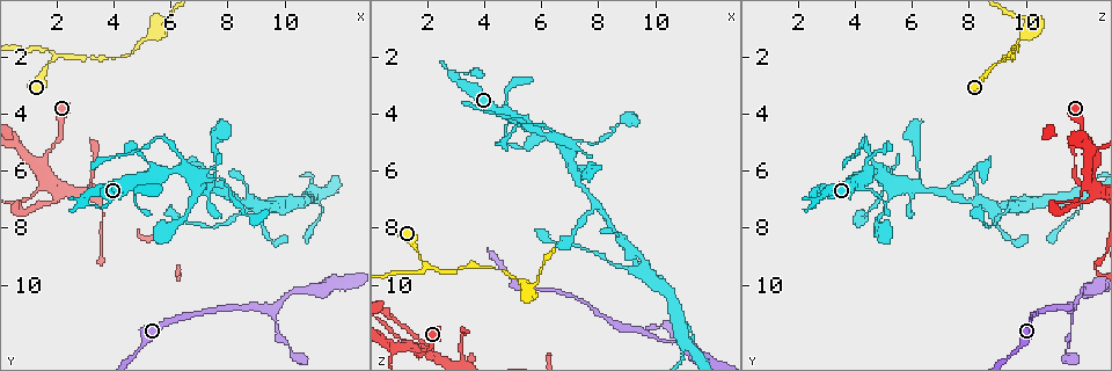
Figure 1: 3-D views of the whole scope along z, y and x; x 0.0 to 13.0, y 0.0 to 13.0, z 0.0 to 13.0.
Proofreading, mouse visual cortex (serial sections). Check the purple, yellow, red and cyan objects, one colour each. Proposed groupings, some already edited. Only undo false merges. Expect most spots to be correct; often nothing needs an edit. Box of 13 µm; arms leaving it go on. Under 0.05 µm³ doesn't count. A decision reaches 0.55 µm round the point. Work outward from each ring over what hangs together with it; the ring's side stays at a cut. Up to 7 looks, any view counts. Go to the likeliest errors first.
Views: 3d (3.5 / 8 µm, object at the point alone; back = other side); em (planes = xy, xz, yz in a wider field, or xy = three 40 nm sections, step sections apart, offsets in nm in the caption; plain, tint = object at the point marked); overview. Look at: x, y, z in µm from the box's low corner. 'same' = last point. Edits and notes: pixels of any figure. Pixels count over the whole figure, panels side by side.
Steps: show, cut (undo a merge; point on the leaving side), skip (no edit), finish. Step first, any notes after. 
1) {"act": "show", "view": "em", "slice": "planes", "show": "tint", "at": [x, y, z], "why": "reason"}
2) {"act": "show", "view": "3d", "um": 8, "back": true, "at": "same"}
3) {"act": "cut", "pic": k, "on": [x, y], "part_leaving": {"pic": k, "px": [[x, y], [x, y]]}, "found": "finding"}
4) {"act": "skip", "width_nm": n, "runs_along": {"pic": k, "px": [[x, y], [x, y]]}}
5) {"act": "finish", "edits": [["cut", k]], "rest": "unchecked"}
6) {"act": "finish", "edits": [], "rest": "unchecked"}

{"act": "show", "view": "3d", "um": 8, "at": [6.5, 6.0, 4.8]}

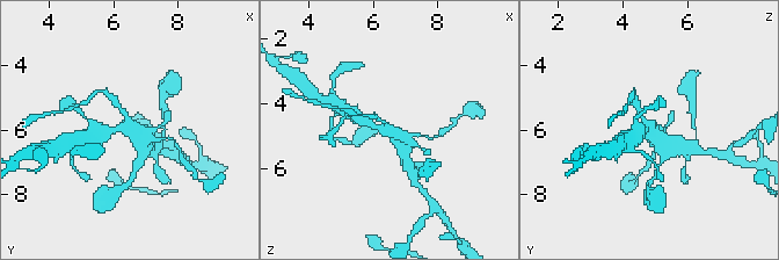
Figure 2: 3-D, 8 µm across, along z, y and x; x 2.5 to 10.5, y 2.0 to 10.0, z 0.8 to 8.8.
{"act": "show", "view": "em", "slice": "xy", "step": 2, "show": "tint", "at": [6.4, 6.0, 4.8]}

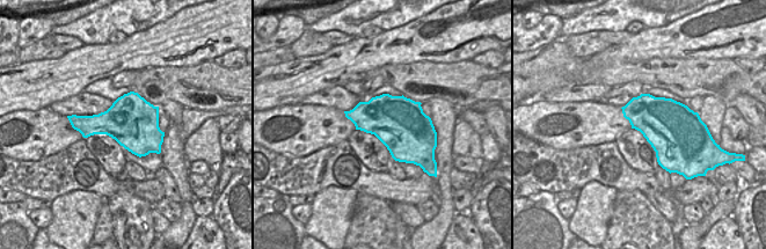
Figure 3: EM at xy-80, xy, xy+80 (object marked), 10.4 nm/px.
{"act": "skip", "found": "all the same cell"}

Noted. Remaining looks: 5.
{"act": "show", "view": "3d", "um": 3.5, "at": [1.9, 6.6, 12.3], "why": "looks like a crossing"}

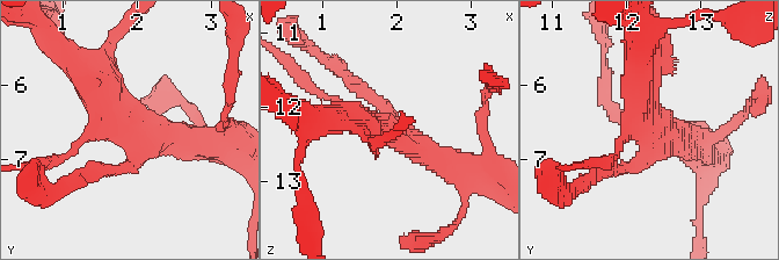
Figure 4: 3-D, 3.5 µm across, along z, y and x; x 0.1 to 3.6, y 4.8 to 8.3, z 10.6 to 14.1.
{"act": "show", "view": "em", "slice": "xy", "step": 2, "show": "tint", "at": [1.95, 6.60, 12.25], "arms": 4, "arm_widths_nm": [150, 150, 350, 350]}

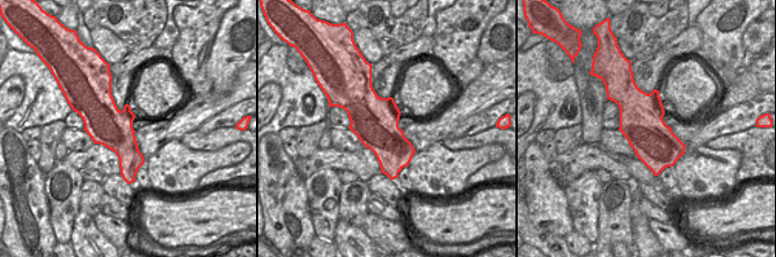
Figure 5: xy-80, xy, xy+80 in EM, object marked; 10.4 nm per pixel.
{"act": "skip", "width_nm": 500, "runs_along": {"pic": 4, "px": [[104, 69], [101, 108], [122, 130], [197, 144]]}, "found": "continuous, no second cell"}

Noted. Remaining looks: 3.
{"act": "show", "view": "3d", "um": 8, "at": [1.9, 2.0, 9.3], "why": "side arm on a straight run"}

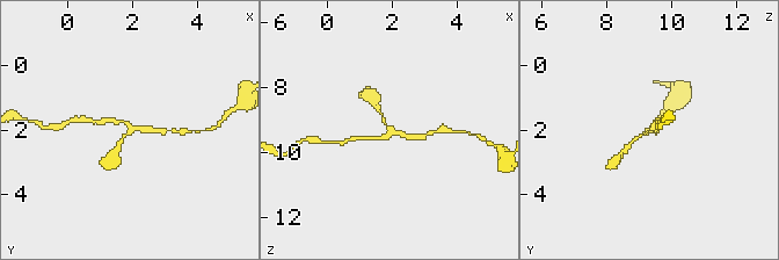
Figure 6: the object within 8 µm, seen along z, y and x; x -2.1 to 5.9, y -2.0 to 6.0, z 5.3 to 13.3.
{"act": "show", "view": "3d", "um": 3.5, "at": [2.1, 1.9, 9.3]}

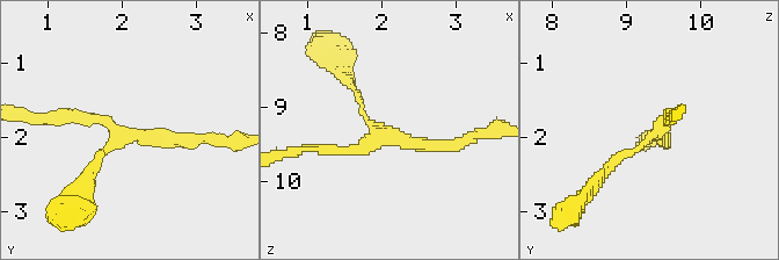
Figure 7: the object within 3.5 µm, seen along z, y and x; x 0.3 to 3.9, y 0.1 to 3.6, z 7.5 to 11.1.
{"act": "show", "view": "em", "slice": "xy", "step": 3, "show": "tint", "at": [2.00, 1.95, 9.30], "arms": 3, "arm_widths_nm": [100, 150, 150]}

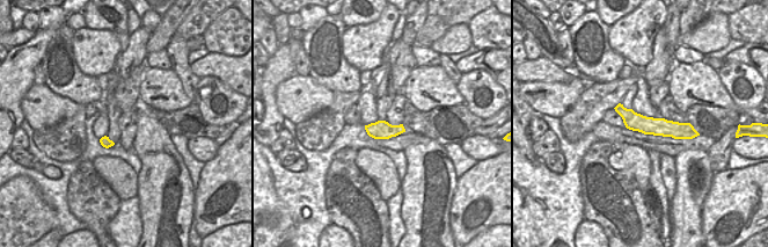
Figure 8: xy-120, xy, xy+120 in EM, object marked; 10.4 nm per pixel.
{"act": "skip", "runs_along": {"pic": 7, "px": [[86, 179], [122, 136], [199, 139]]}, "found": "all the same cell"}

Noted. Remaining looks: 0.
{"act": "finish", "edits": [], "rest": "unchecked"}

